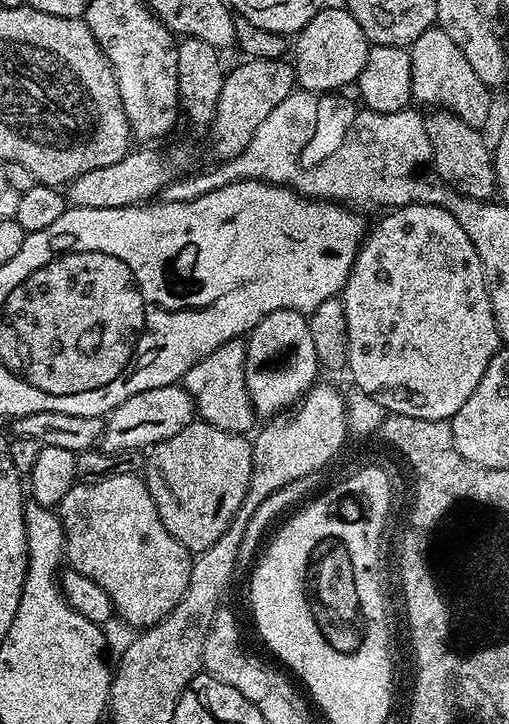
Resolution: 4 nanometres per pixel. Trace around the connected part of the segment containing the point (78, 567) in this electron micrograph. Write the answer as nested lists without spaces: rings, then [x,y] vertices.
[[[118,474],[110,478],[102,478],[93,484],[77,482],[72,485],[72,489],[68,491],[66,498],[62,498],[62,502],[58,505],[58,515],[64,527],[64,555],[67,563],[78,574],[86,574],[86,578],[94,578],[94,582],[98,582],[98,586],[102,586],[102,590],[106,590],[106,594],[112,603],[113,613],[125,622],[129,628],[143,630],[152,627],[163,616],[170,614],[170,610],[174,610],[176,603],[184,597],[184,591],[190,582],[190,570],[194,559],[193,553],[189,552],[186,546],[182,546],[182,542],[178,542],[178,538],[174,538],[170,534],[170,530],[166,530],[166,526],[162,526],[160,515],[156,513],[154,498],[150,498],[148,485],[144,483],[139,475]]]

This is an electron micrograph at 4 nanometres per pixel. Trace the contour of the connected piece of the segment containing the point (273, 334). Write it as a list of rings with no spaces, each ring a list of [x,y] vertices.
[[[274,310],[274,314],[266,314],[258,326],[254,326],[246,337],[246,386],[250,394],[250,402],[254,406],[257,417],[276,418],[287,413],[289,409],[300,403],[312,385],[317,383],[316,372],[321,371],[320,359],[314,350],[314,338],[310,338],[308,316],[294,310]]]

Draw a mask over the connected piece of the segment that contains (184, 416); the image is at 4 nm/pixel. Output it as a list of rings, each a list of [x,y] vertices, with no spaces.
[[[179,383],[158,386],[134,398],[126,398],[116,409],[108,413],[104,420],[102,448],[105,452],[126,452],[129,450],[148,450],[153,444],[162,442],[187,424],[193,423],[194,409],[190,394]]]

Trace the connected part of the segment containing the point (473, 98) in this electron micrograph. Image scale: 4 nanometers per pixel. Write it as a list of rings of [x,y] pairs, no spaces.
[[[438,27],[427,28],[410,46],[410,64],[412,66],[412,99],[418,105],[429,104],[432,110],[453,112],[462,122],[483,129],[488,115],[492,112],[493,93],[474,74],[470,62],[466,62],[462,50],[458,50],[446,30]]]

